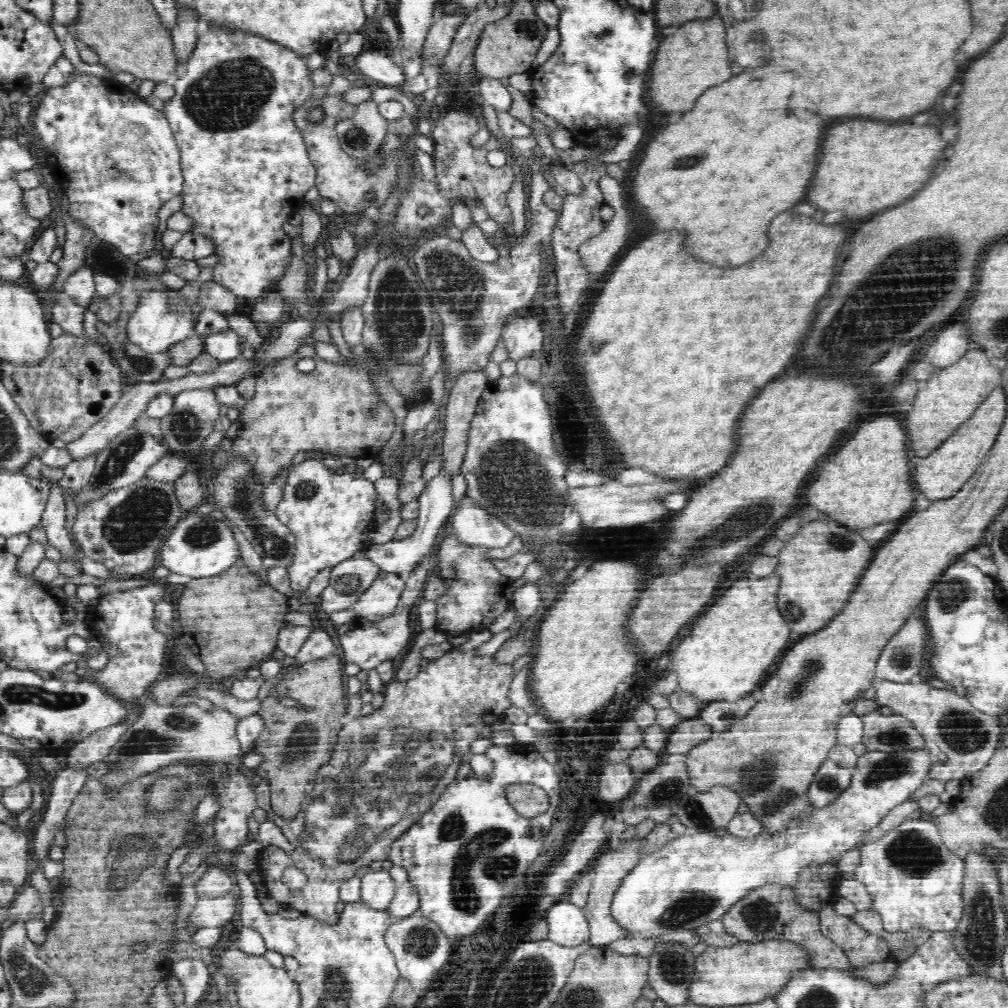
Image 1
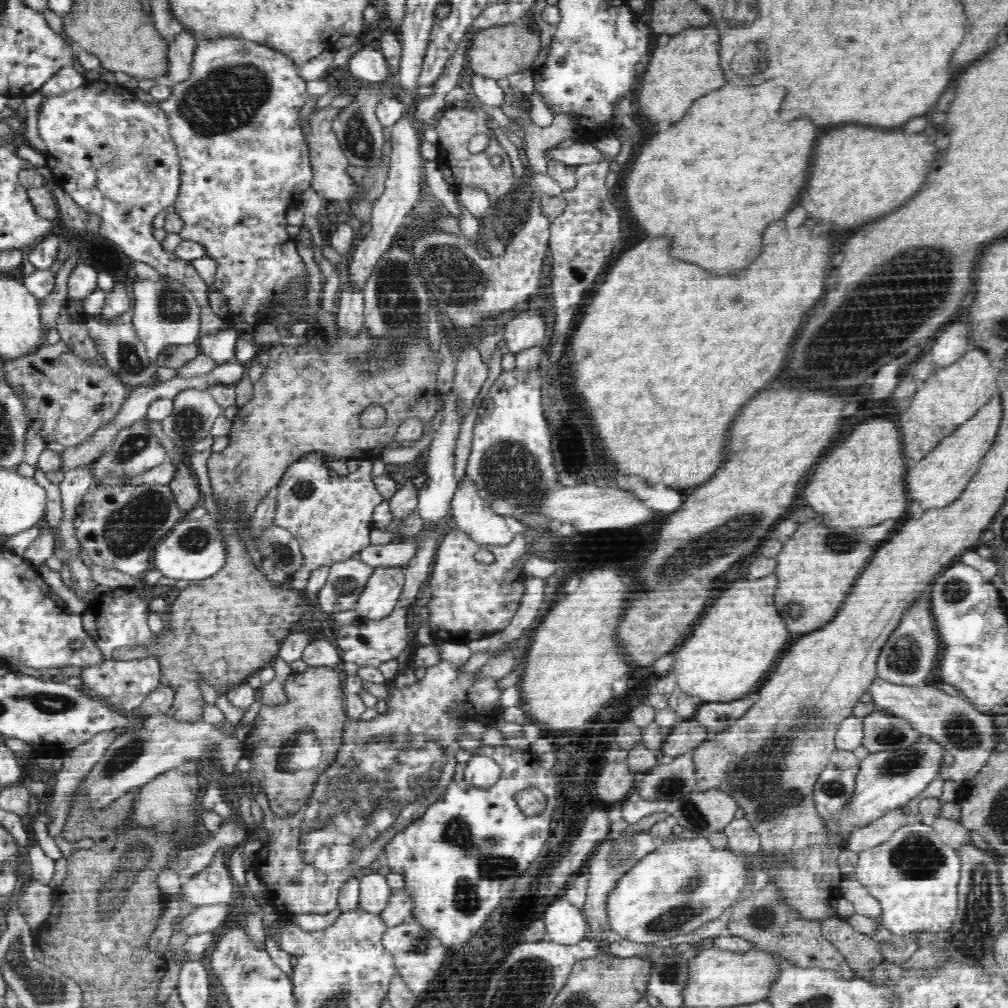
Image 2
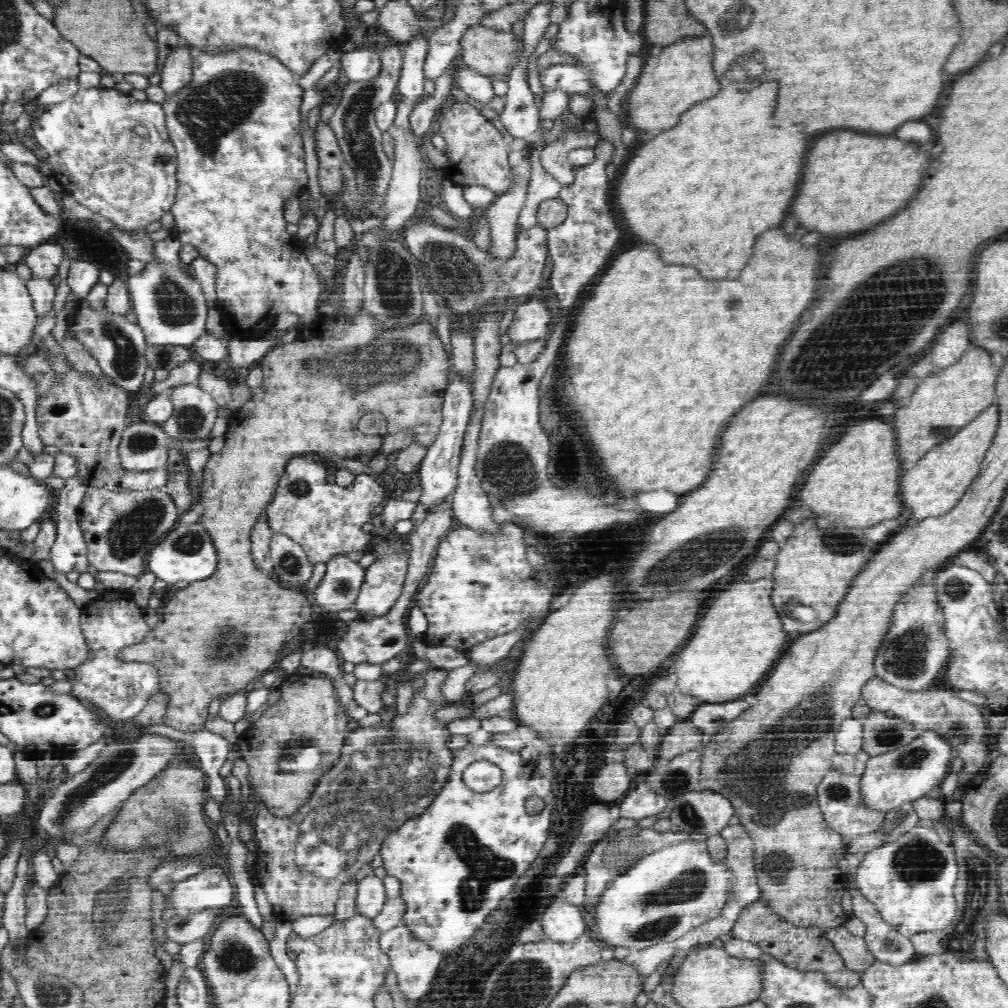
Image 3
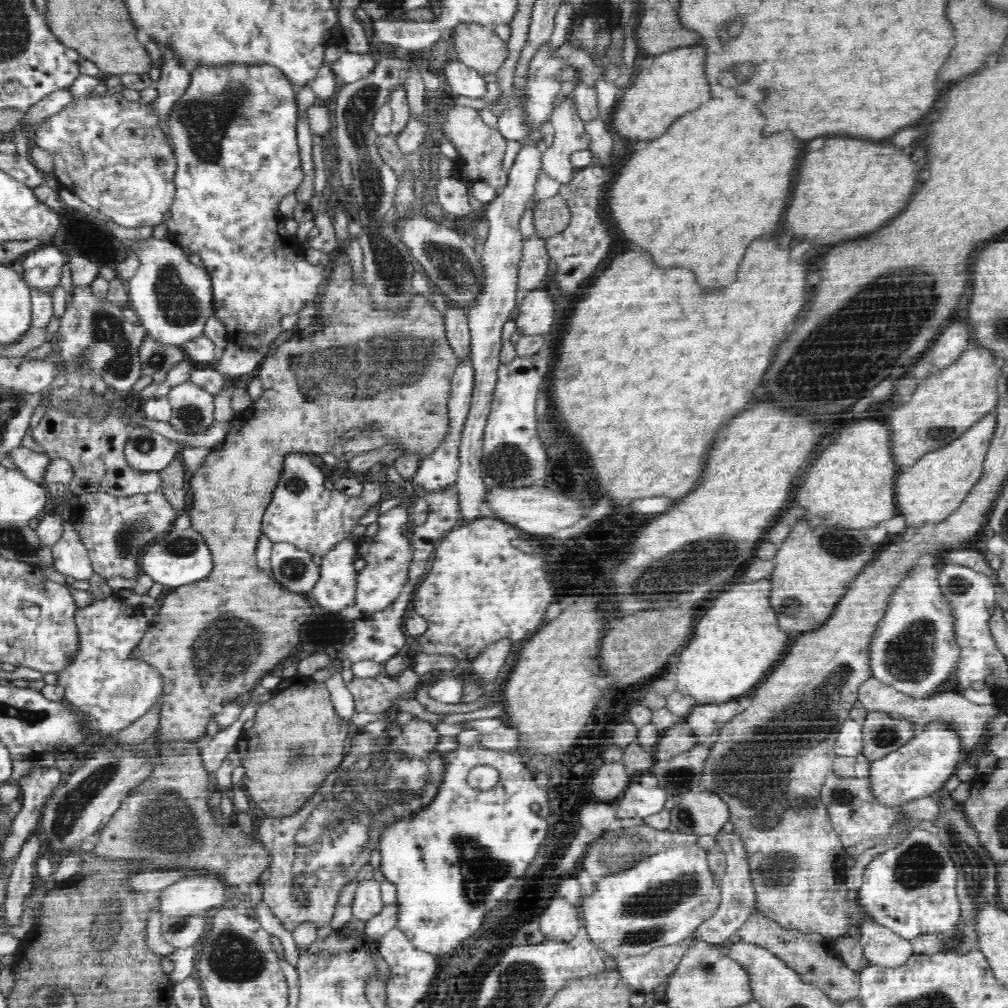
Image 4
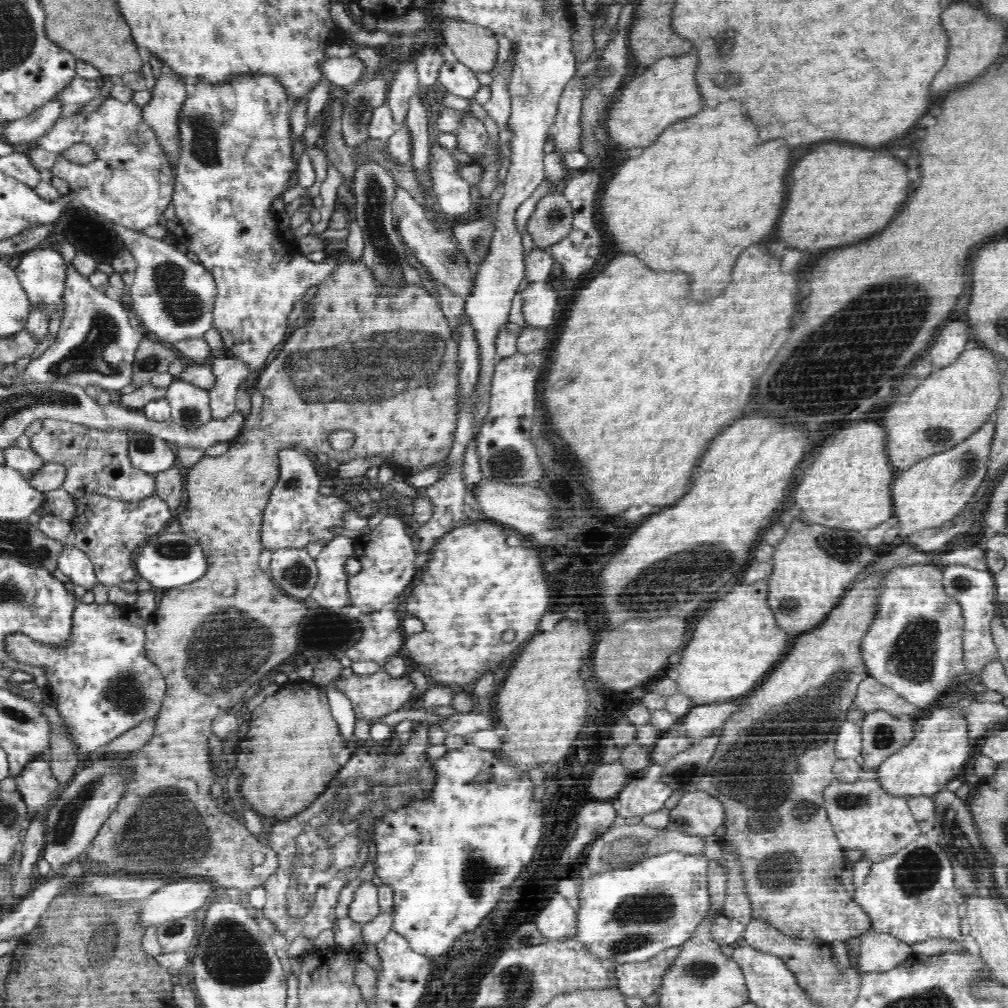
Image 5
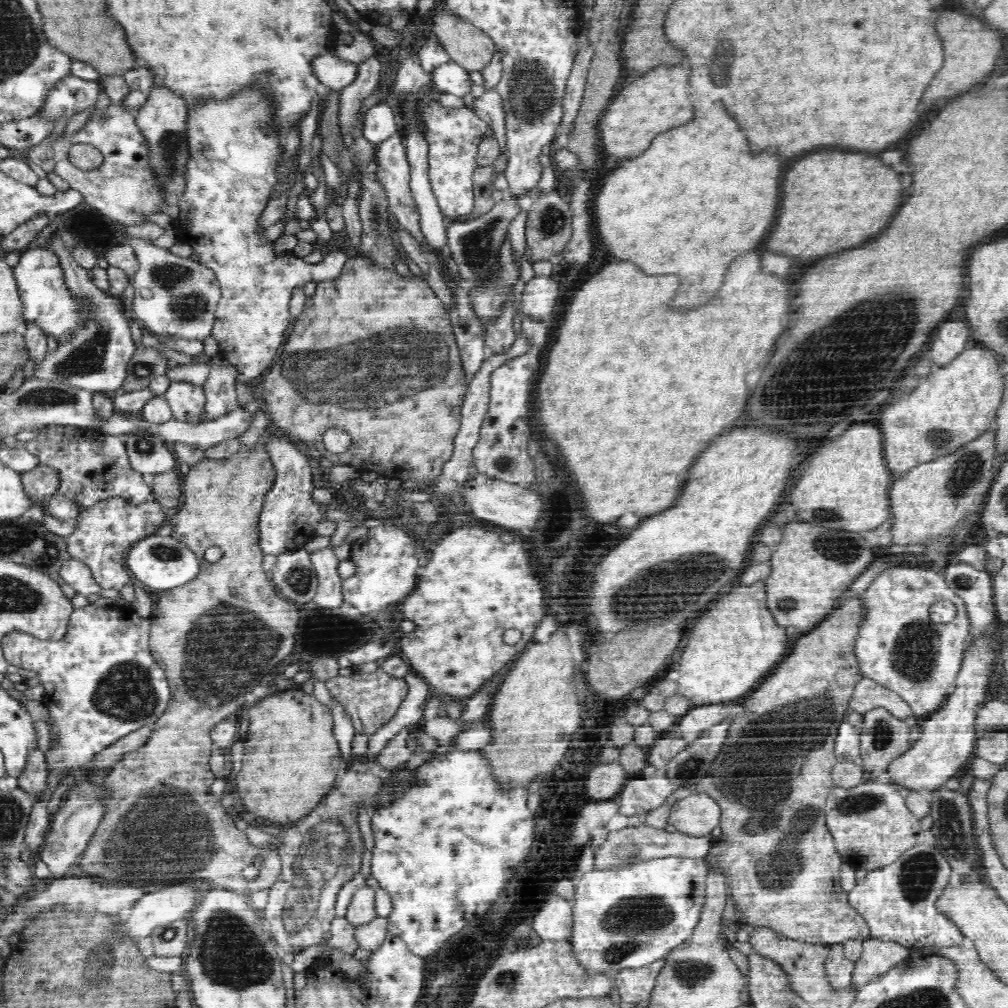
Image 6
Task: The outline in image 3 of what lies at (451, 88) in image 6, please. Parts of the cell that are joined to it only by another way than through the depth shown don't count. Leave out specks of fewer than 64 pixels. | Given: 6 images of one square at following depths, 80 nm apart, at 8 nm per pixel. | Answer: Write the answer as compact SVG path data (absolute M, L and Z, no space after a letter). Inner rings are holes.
M462 63L458 64L453 77L454 85L478 102L489 102L495 96L489 76L480 74Z

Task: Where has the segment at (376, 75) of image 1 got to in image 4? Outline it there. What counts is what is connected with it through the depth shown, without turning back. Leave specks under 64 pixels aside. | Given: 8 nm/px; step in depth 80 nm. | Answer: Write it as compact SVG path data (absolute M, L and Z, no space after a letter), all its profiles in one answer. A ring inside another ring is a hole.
M346 52L334 64L331 64L330 70L335 77L338 76L340 80L350 84L372 79L376 63L372 60L372 56L360 56L355 52Z

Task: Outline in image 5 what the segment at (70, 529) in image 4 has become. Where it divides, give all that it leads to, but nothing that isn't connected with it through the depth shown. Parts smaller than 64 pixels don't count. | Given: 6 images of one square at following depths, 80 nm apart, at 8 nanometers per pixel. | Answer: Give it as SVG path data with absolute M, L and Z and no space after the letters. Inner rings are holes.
M65 544L62 554L58 556L58 570L61 574L68 576L72 584L81 586L87 591L92 590L98 582L94 566L88 555L77 548L65 546Z

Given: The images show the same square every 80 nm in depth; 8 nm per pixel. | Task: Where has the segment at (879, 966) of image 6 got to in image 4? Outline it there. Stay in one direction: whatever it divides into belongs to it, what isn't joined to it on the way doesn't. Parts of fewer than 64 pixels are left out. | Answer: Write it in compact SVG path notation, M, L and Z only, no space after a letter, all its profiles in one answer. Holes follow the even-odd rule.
M862 907L861 936L864 956L870 965L897 967L903 965L911 955L910 942L880 926Z

